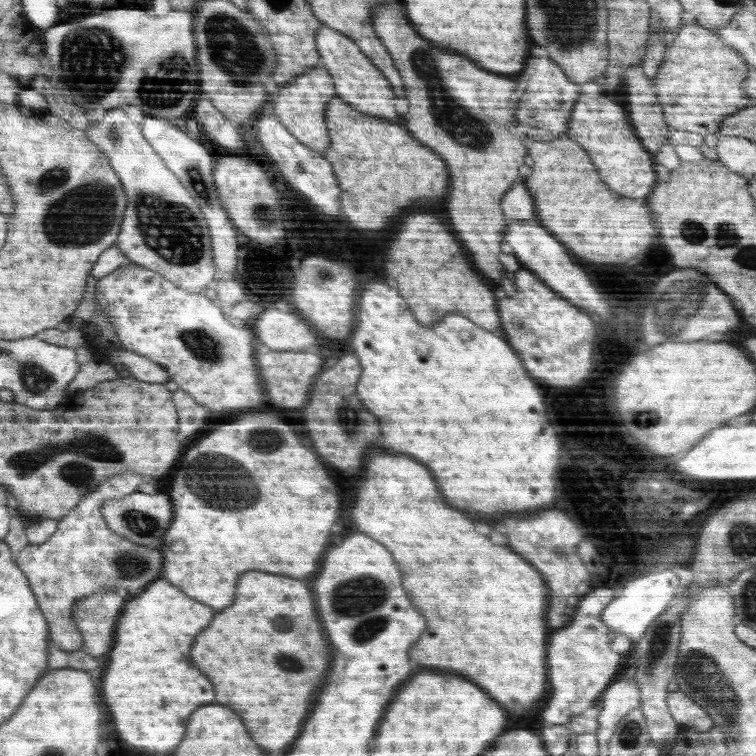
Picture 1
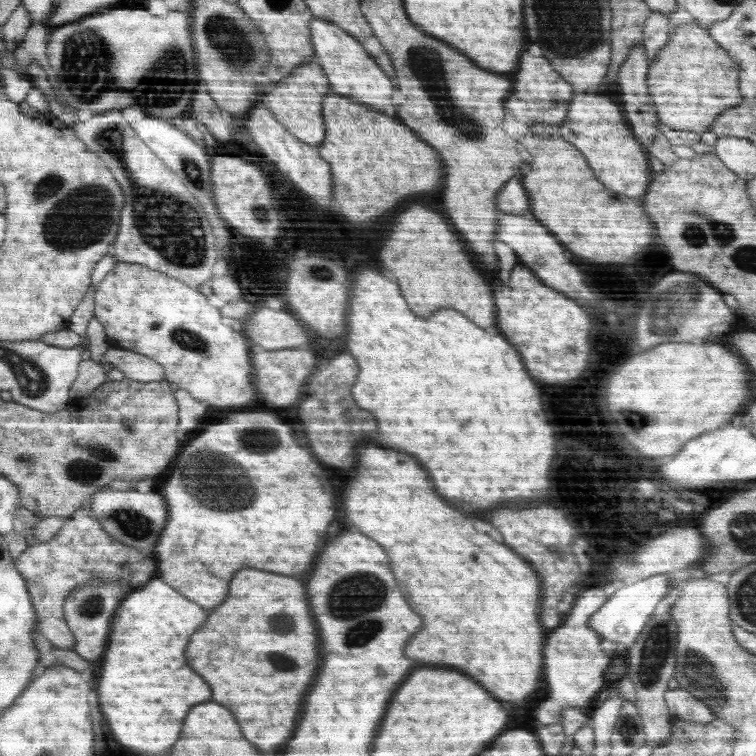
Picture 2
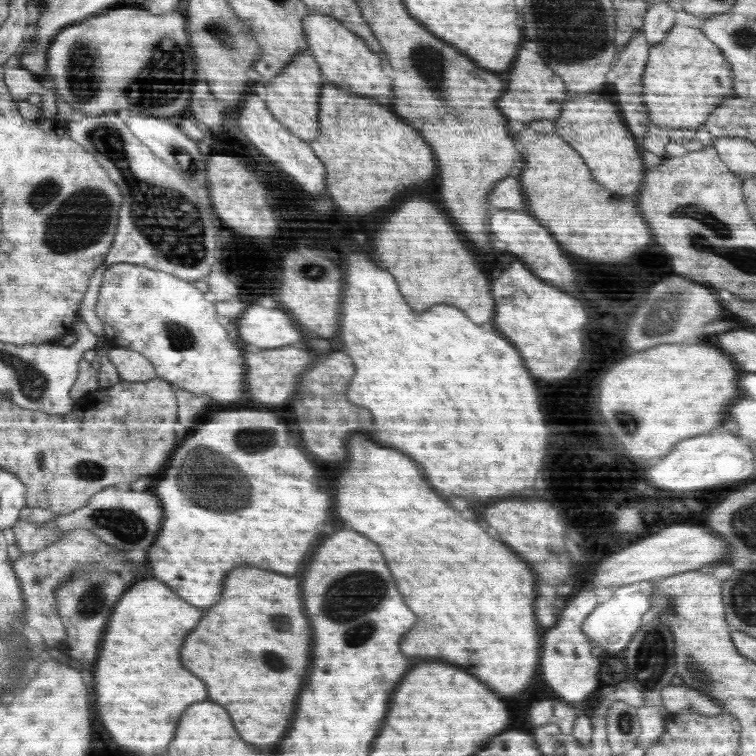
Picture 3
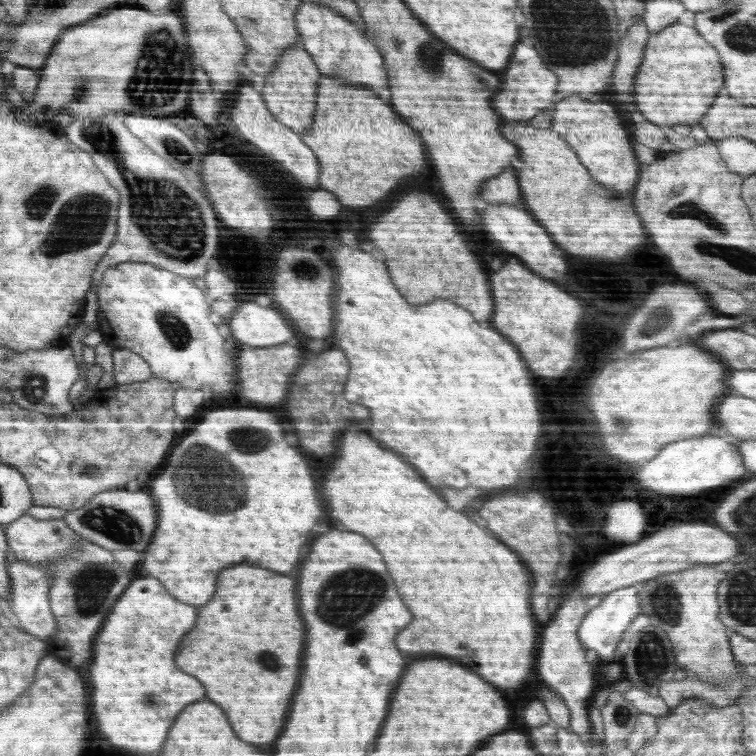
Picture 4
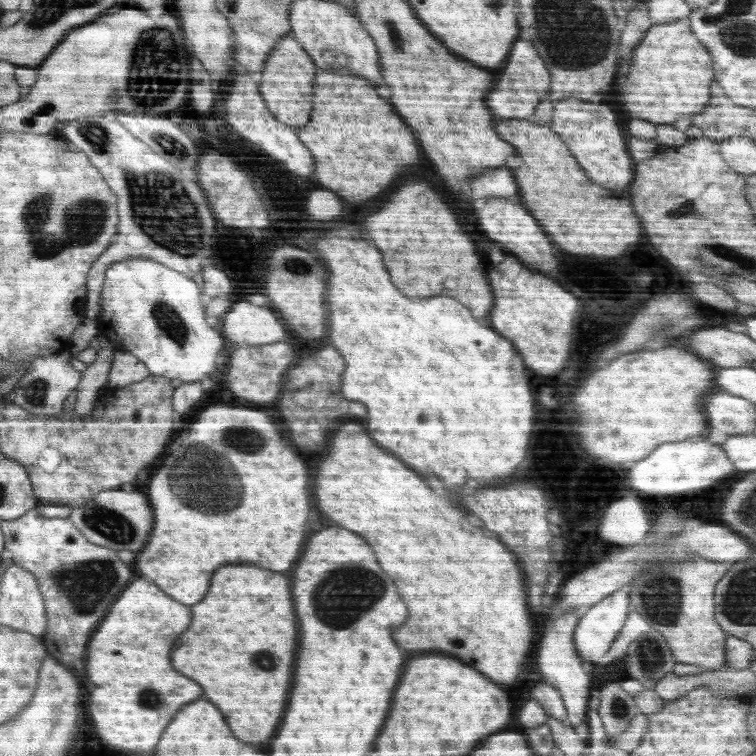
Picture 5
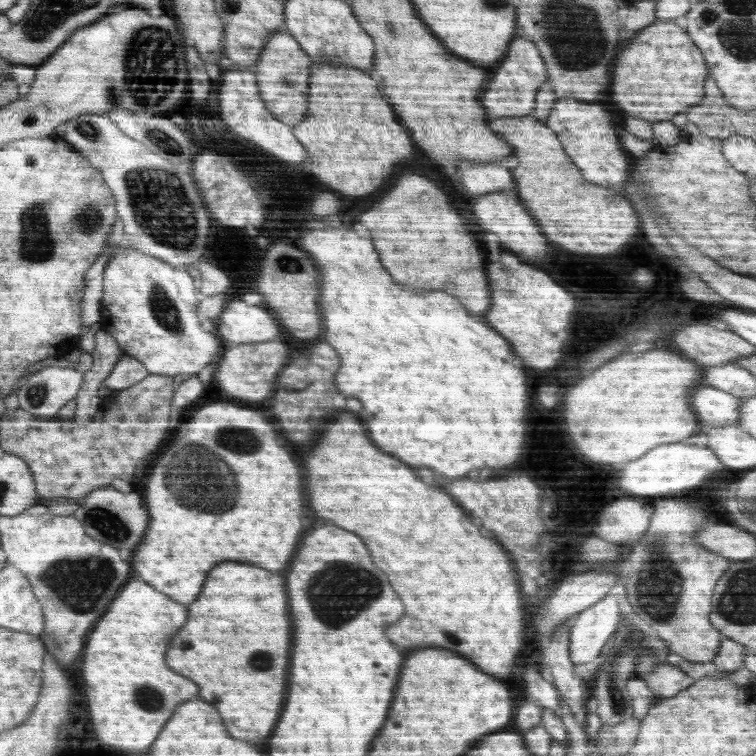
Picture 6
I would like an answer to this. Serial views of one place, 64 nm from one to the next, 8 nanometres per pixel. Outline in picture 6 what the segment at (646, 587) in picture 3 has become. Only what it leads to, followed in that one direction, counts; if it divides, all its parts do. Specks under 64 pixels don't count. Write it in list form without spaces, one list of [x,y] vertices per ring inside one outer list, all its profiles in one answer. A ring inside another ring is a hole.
[[[606,595],[594,606],[577,615],[576,622],[570,630],[568,647],[572,664],[599,660],[602,647],[610,641],[618,628],[622,616],[618,608],[616,596]]]

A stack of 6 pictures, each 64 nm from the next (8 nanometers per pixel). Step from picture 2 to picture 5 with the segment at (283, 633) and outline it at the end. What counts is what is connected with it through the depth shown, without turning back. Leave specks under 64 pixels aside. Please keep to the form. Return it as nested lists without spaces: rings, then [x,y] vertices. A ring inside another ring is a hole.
[[[222,566],[214,574],[214,586],[206,600],[191,606],[192,622],[178,637],[178,646],[171,652],[172,666],[206,686],[206,700],[214,702],[222,714],[232,716],[230,728],[242,742],[266,742],[278,728],[286,698],[292,686],[294,656],[298,646],[298,622],[290,594],[290,580],[284,574],[264,570],[260,566]]]

